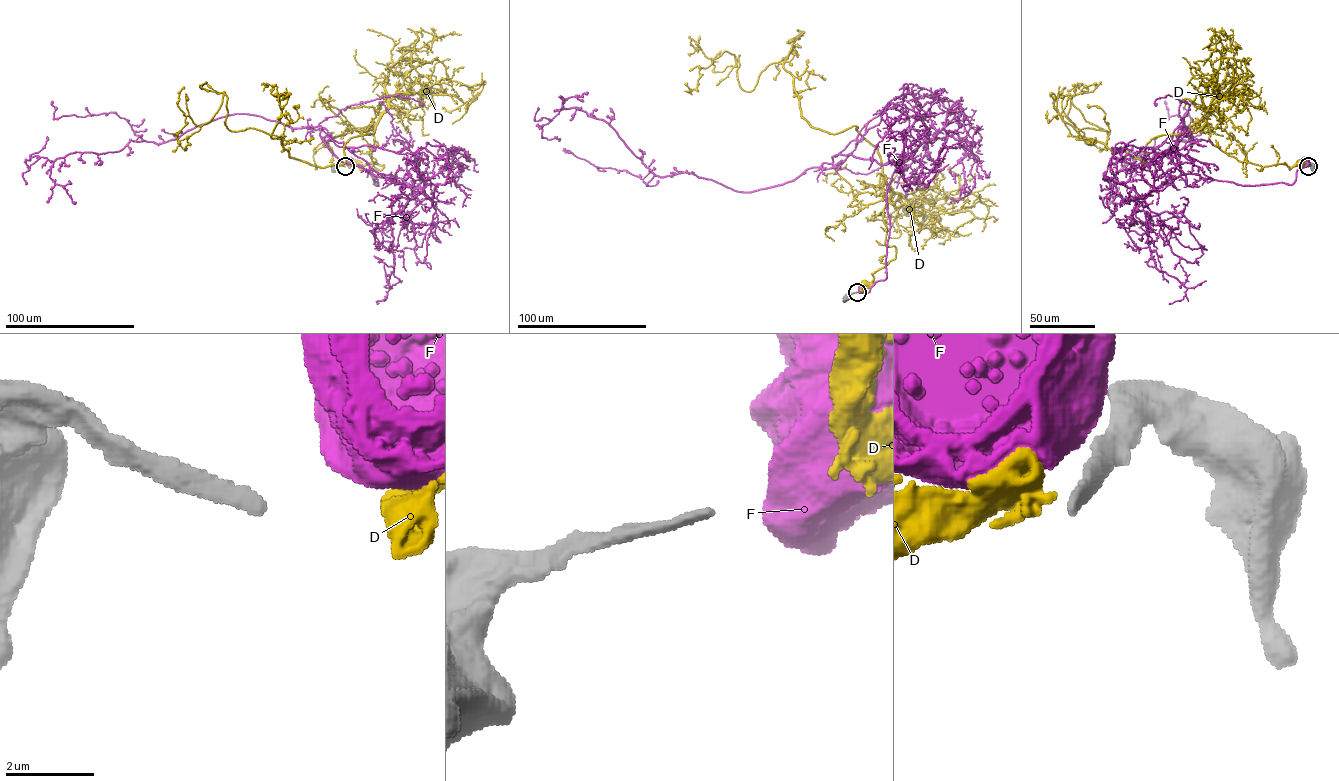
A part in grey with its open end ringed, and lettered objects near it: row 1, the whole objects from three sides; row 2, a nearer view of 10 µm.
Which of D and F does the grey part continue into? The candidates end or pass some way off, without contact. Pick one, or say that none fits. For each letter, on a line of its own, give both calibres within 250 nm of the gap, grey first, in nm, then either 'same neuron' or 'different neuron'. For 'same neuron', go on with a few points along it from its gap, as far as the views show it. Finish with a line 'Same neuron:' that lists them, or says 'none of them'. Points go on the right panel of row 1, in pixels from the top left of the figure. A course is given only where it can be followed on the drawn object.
D: 280 nm thick on the grey side, 480 nm on the other; different neuron
F: 280 nm thick on the grey side, 750 nm on the other; different neuron
Same neuron: none of them

